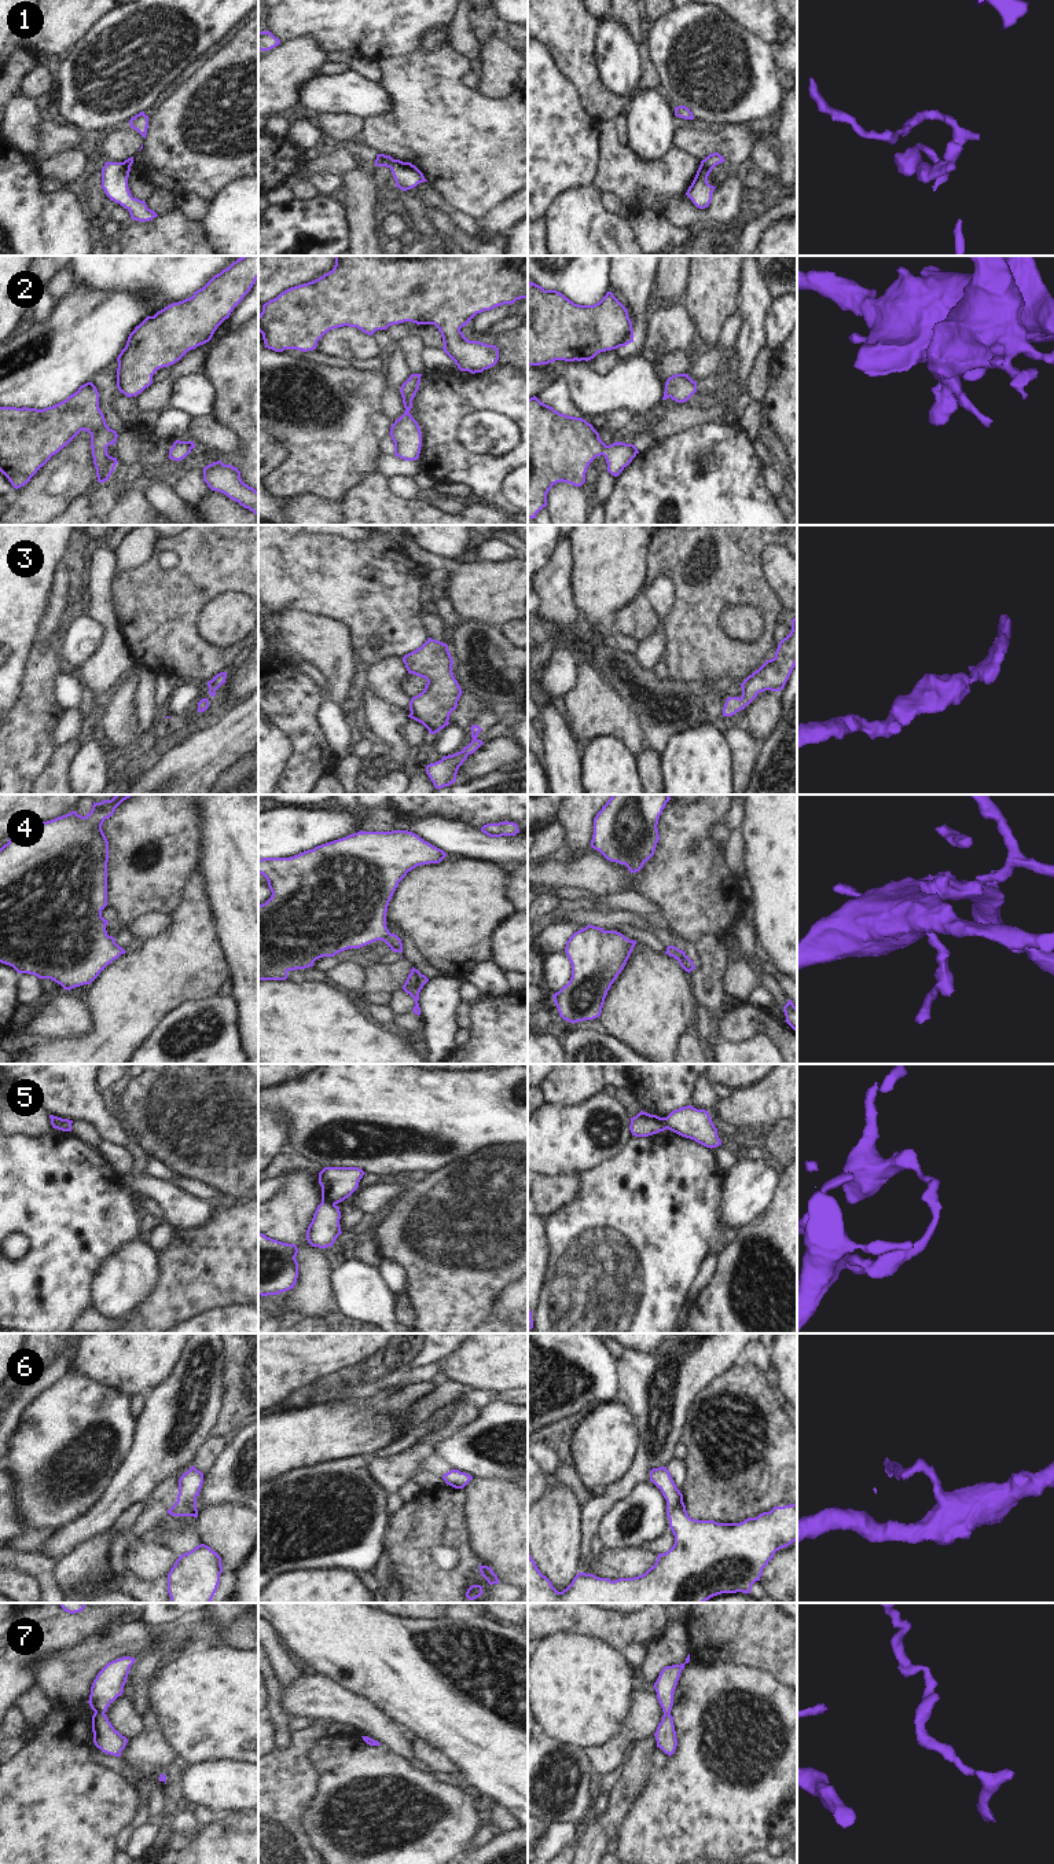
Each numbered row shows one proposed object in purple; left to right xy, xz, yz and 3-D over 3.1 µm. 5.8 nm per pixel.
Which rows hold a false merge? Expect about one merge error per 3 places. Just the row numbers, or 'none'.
1, 5

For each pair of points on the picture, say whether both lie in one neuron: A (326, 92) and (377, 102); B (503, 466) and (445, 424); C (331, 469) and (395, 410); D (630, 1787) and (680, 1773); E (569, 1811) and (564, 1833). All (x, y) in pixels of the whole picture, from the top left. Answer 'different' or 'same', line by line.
A: same
B: same
C: different
D: different
E: different

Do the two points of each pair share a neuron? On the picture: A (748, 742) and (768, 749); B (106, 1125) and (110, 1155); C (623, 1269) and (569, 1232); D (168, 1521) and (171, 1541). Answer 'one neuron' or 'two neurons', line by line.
A: two neurons
B: two neurons
C: one neuron
D: two neurons

